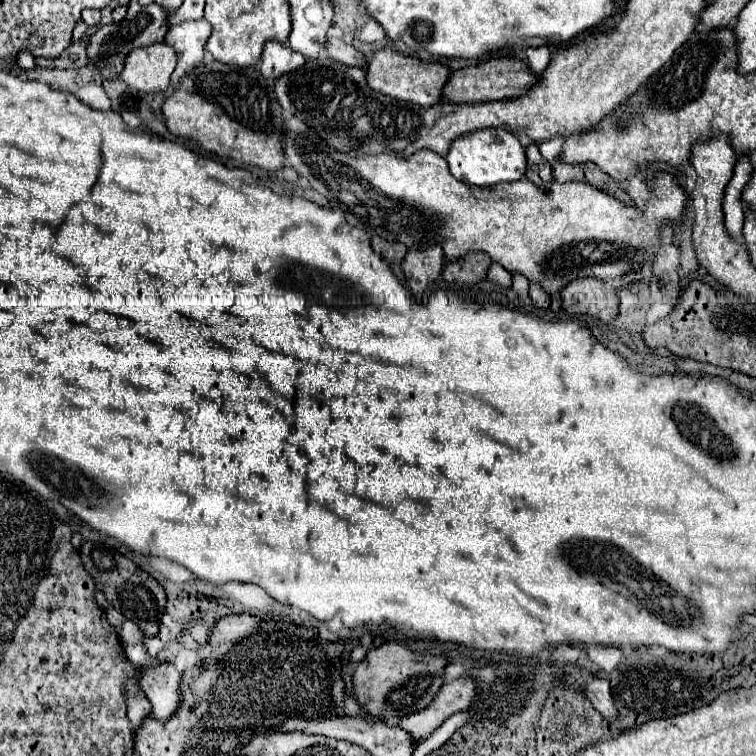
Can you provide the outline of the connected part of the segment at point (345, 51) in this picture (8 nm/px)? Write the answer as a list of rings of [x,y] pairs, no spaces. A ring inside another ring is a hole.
[[[327,38],[327,54],[329,58],[343,62],[343,64],[353,64],[353,66],[363,66],[365,64],[365,56],[361,52],[357,52],[351,44],[343,42],[341,38]]]

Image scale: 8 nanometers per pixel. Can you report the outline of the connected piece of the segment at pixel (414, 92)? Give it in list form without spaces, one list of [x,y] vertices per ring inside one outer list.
[[[391,48],[377,50],[371,58],[367,58],[367,64],[363,68],[365,68],[369,88],[373,88],[375,92],[383,92],[385,96],[405,100],[405,102],[413,102],[419,106],[433,106],[433,104],[441,102],[441,98],[439,98],[441,88],[449,78],[449,70],[443,64],[421,62],[419,58],[403,56]]]

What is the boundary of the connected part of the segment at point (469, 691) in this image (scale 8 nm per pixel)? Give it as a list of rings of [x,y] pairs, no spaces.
[[[459,678],[449,684],[443,684],[435,700],[421,712],[415,712],[397,722],[399,728],[407,730],[413,744],[419,746],[427,740],[451,714],[457,710],[467,710],[475,696],[475,682],[469,678]]]

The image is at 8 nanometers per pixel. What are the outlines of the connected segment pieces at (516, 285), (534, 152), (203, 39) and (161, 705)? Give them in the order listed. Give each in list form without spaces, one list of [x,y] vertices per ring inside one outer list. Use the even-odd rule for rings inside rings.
[[[513,274],[512,275],[512,288],[518,295],[519,300],[523,304],[529,304],[529,281],[528,279],[521,274]]]
[[[537,144],[527,146],[527,178],[533,184],[537,184],[539,188],[547,188],[549,182],[553,180],[551,164],[543,158],[543,154],[537,148]]]
[[[205,18],[187,20],[169,28],[165,42],[171,44],[177,52],[177,68],[171,76],[171,82],[177,84],[183,74],[191,72],[197,64],[203,62],[203,52],[209,36],[211,36],[211,24]]]
[[[165,662],[159,666],[149,666],[141,684],[153,706],[153,718],[167,722],[181,704],[181,674],[171,662]]]

